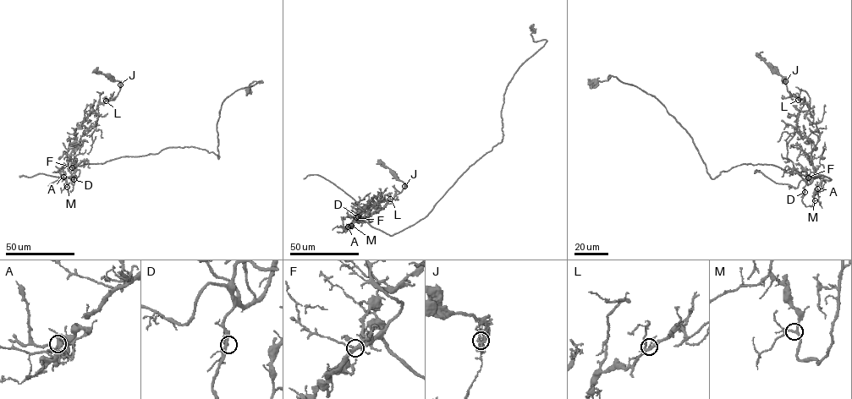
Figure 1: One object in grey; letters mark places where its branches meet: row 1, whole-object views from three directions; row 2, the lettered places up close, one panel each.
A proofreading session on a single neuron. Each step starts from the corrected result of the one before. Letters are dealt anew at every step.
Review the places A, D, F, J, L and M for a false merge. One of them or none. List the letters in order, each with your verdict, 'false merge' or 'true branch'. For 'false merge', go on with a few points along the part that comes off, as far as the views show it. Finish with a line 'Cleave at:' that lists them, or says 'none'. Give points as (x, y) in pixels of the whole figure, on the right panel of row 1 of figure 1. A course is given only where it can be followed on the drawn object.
A: true branch
D: true branch
F: true branch
J: false merge; foreign part runs (785, 81), (760, 57), (762, 52)
L: true branch
M: true branch
Cleave at: J

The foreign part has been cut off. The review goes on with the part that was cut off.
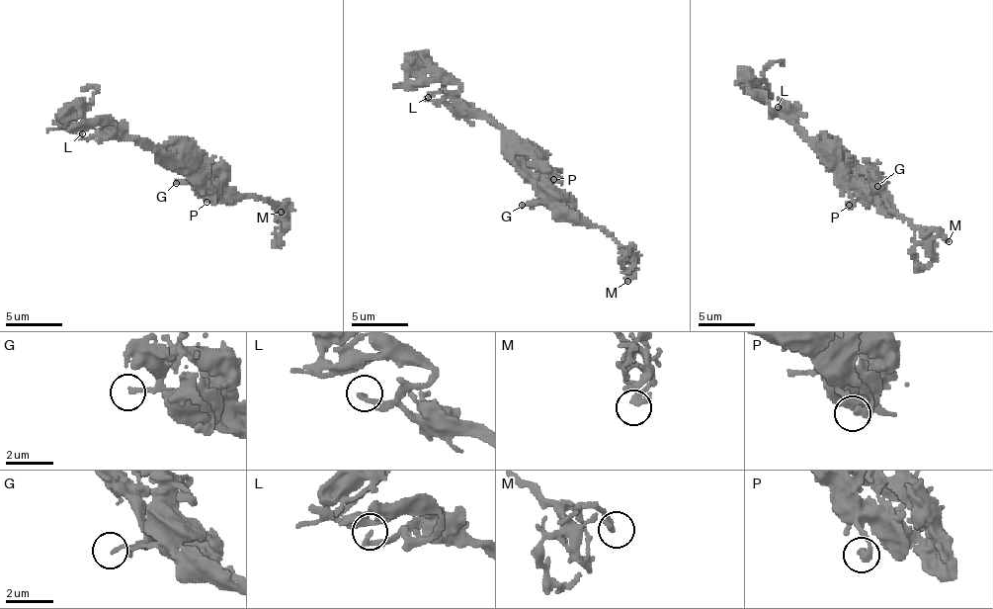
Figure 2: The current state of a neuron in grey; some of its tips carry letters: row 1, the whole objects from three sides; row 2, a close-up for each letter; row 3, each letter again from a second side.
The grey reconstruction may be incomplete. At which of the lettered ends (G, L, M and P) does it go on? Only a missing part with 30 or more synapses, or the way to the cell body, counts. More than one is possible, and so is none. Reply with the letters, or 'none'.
none

